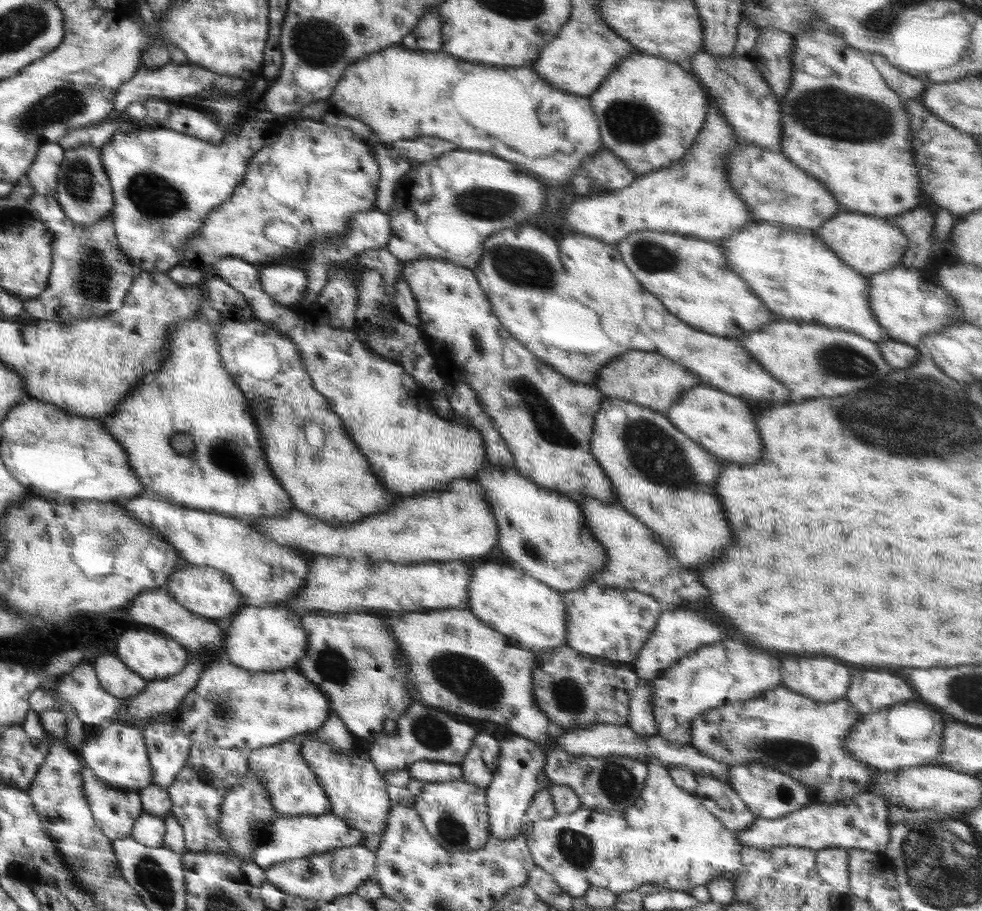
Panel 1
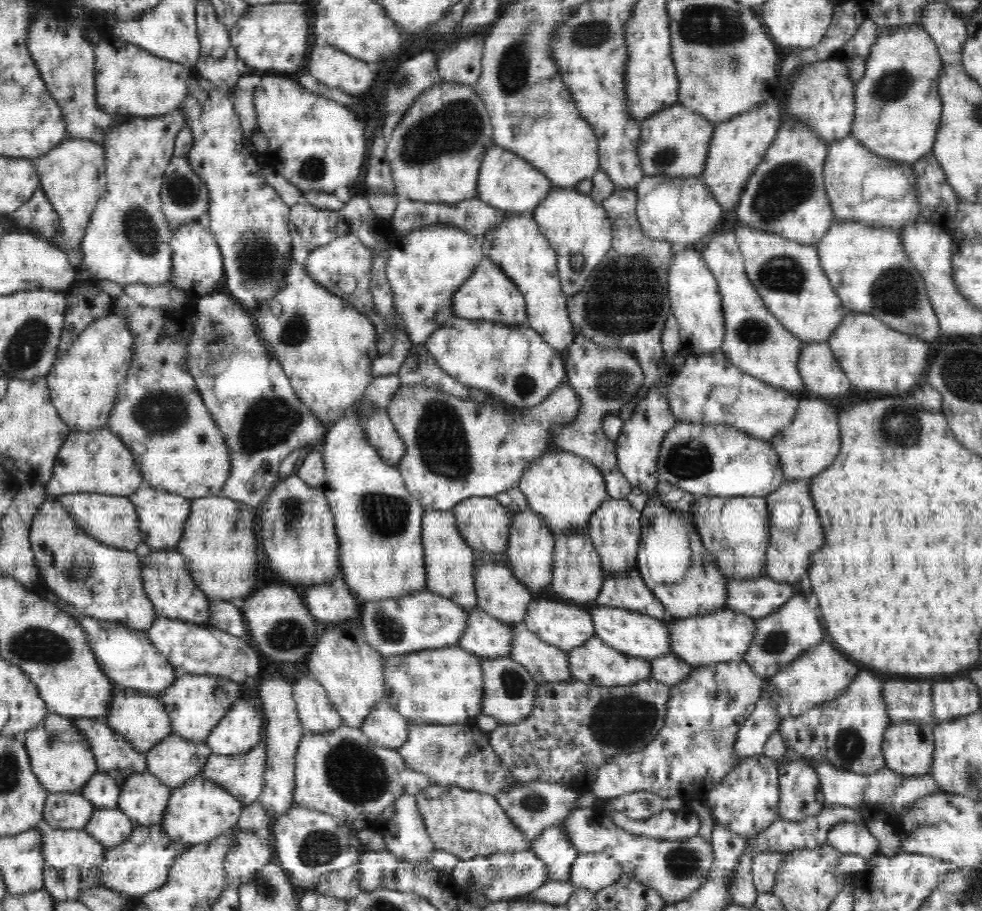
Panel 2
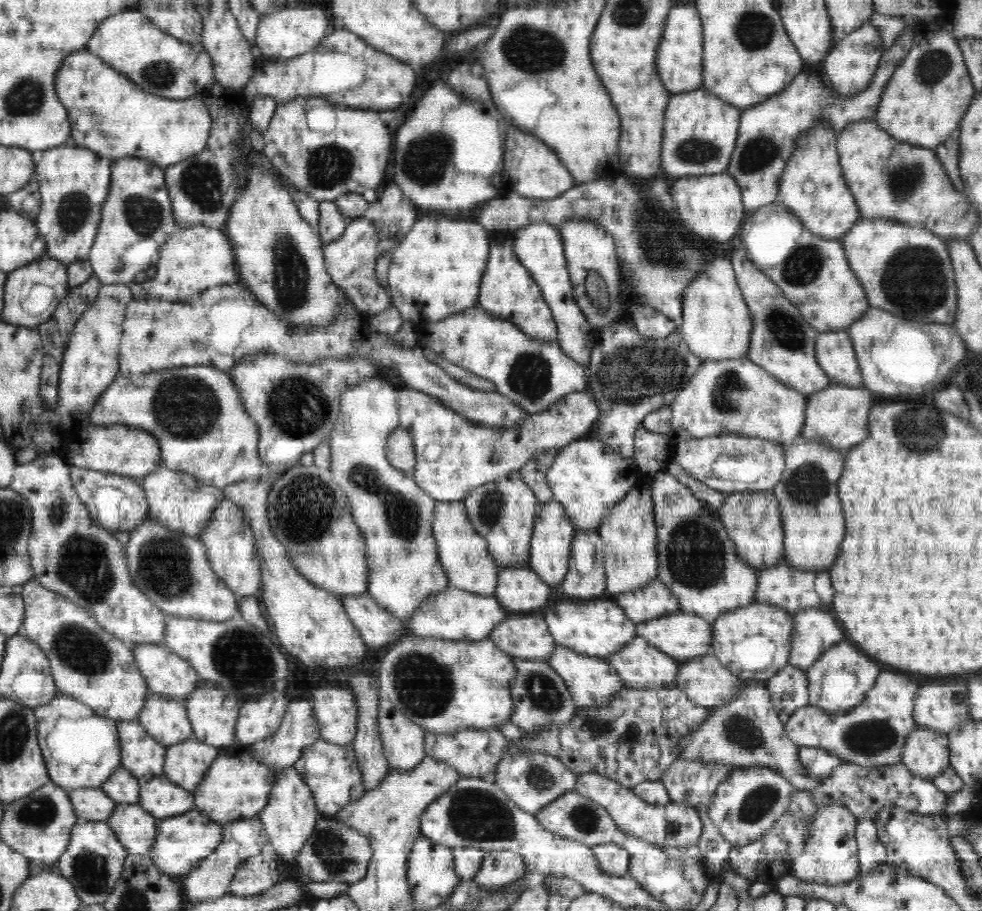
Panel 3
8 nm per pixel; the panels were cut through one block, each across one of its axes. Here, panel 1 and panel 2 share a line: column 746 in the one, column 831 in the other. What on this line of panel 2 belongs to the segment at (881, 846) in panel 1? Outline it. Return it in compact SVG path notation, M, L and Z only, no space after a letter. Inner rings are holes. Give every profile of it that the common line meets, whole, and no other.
M840 822L828 832L827 845L840 854L858 854L868 861L878 855L880 841L865 822Z

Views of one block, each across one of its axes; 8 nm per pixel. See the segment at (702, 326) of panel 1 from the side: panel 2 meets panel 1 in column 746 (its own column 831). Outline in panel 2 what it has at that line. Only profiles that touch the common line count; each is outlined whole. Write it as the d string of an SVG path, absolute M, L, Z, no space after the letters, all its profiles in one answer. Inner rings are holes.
M740 226L734 234L742 253L748 280L762 297L766 309L784 329L802 340L804 344L824 342L830 339L846 311L836 295L820 264L815 244L800 244L774 232L764 232Z

